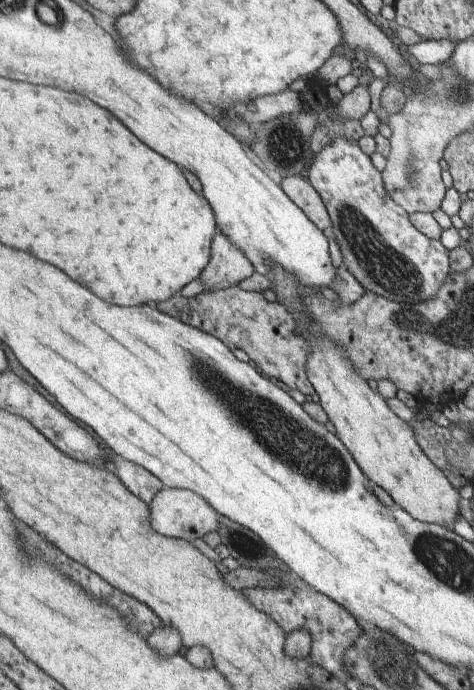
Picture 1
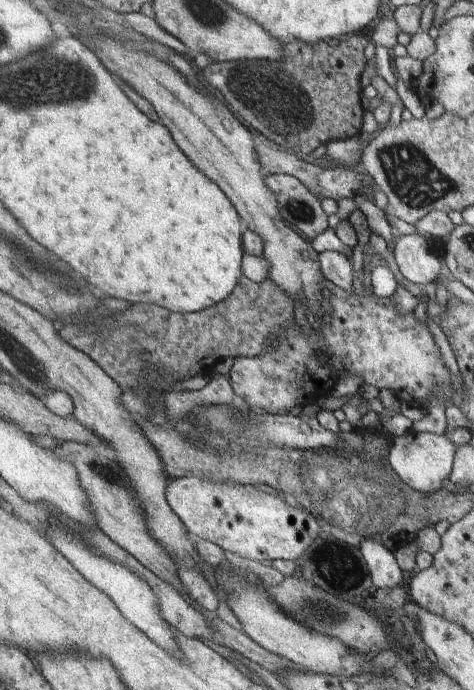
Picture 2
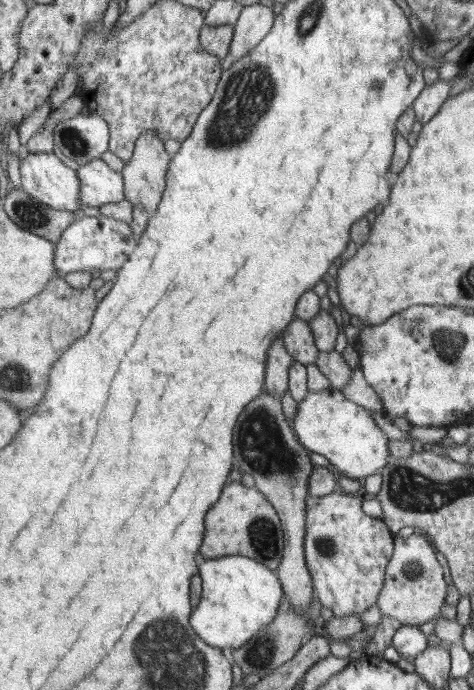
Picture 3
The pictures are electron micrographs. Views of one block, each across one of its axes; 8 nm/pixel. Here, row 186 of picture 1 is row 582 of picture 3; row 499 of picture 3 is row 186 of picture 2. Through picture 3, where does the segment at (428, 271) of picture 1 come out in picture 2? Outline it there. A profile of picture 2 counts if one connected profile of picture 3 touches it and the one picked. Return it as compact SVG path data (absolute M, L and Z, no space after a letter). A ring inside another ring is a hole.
M264 144L256 146L256 154L260 156L260 162L262 162L263 173L292 173L296 178L299 178L306 186L309 186L316 196L320 198L330 198L335 202L338 202L340 198L353 198L356 199L360 196L362 191L361 175L356 173L354 168L348 166L340 166L338 164L336 168L322 168L322 166L316 165L315 162L311 160L299 159L297 155L290 155L284 150L272 150ZM292 161L294 161L294 170L290 171L290 166L292 166Z

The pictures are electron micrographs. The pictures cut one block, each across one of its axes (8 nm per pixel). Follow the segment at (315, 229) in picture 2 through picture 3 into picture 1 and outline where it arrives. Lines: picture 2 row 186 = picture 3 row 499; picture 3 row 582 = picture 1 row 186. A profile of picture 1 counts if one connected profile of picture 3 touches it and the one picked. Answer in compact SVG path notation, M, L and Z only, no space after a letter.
M306 177L285 178L279 181L287 195L298 205L317 227L322 230L330 228L330 212L326 203L320 198Z

